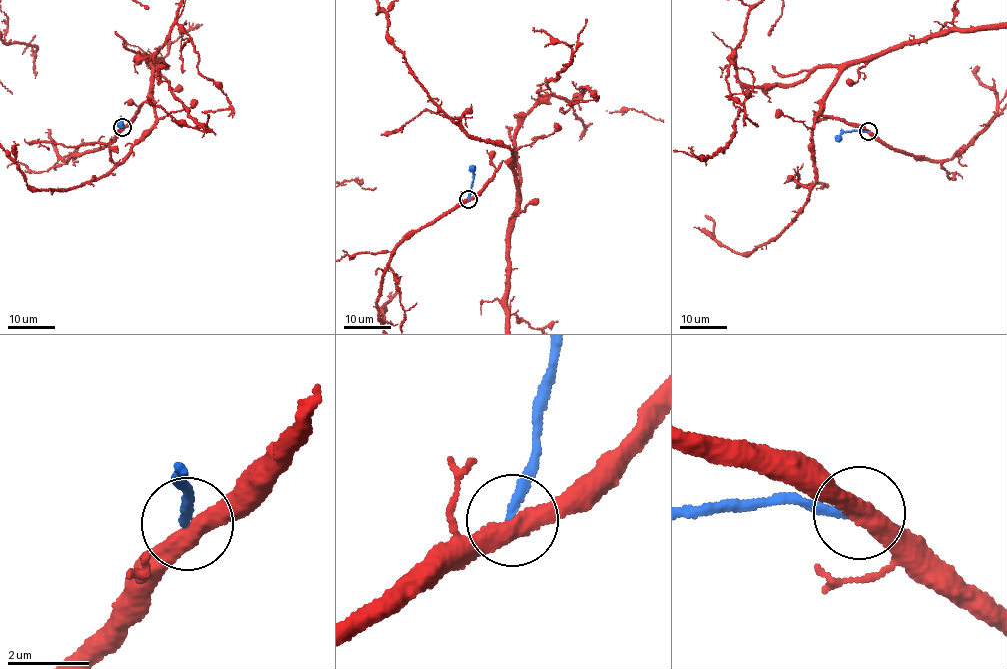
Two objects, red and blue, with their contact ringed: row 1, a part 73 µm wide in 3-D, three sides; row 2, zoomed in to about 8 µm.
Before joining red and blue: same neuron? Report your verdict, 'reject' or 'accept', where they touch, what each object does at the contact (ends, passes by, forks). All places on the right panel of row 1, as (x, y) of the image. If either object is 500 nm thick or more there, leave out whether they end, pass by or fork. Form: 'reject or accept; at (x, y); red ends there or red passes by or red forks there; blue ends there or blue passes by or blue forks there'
reject; at (868, 131); red passes by; blue ends there

